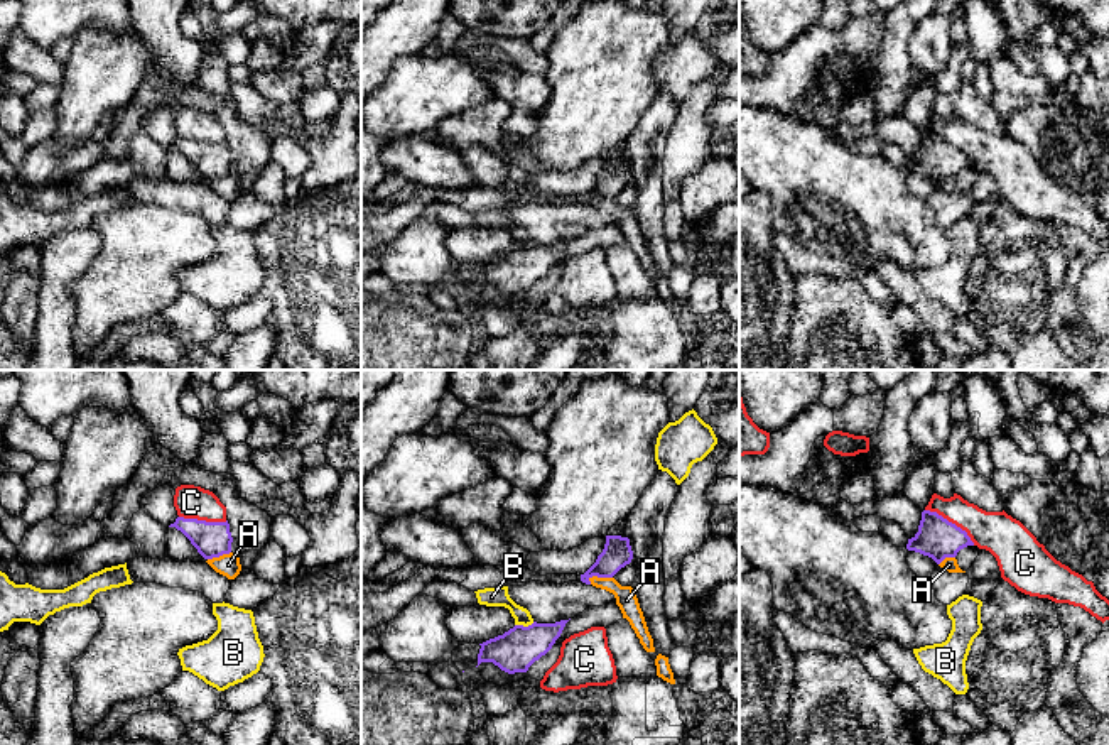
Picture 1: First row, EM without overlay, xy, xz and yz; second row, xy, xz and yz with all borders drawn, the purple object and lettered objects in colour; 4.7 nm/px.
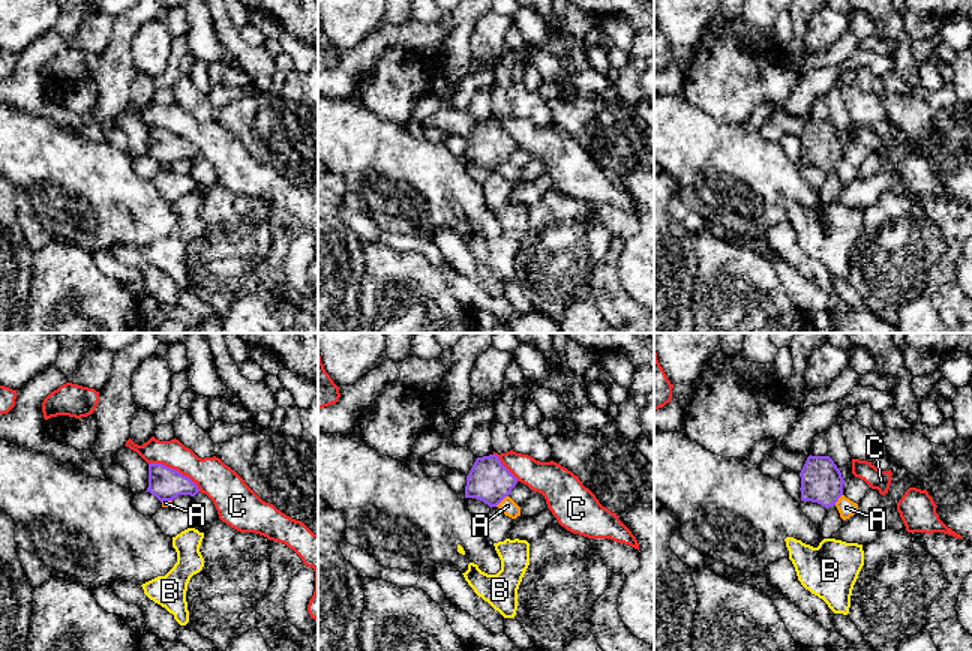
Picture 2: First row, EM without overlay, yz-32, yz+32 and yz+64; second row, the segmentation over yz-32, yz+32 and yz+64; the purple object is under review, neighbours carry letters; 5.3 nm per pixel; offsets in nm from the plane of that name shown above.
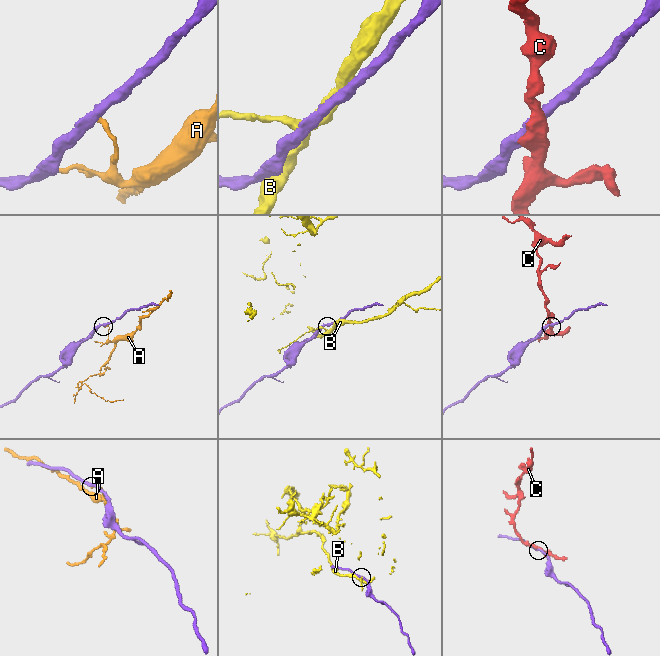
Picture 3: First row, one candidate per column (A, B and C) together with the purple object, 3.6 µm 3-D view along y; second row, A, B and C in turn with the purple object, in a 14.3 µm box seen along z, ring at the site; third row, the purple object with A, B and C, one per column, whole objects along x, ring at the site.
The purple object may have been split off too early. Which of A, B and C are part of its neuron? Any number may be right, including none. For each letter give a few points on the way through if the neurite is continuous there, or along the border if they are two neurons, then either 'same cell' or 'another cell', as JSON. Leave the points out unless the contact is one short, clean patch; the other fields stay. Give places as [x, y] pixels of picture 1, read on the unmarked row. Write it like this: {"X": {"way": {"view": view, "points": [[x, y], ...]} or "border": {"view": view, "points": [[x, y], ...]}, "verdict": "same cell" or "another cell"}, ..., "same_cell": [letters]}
{"A": {"border": {"view": "xz", "points": [[611, 198], [591, 198], [588, 201]]}, "verdict": "another cell"}, "B": {"border": {"view": "xz", "points": [[534, 244], [515, 247]]}, "verdict": "another cell"}, "C": {"verdict": "another cell"}, "same_cell": []}

